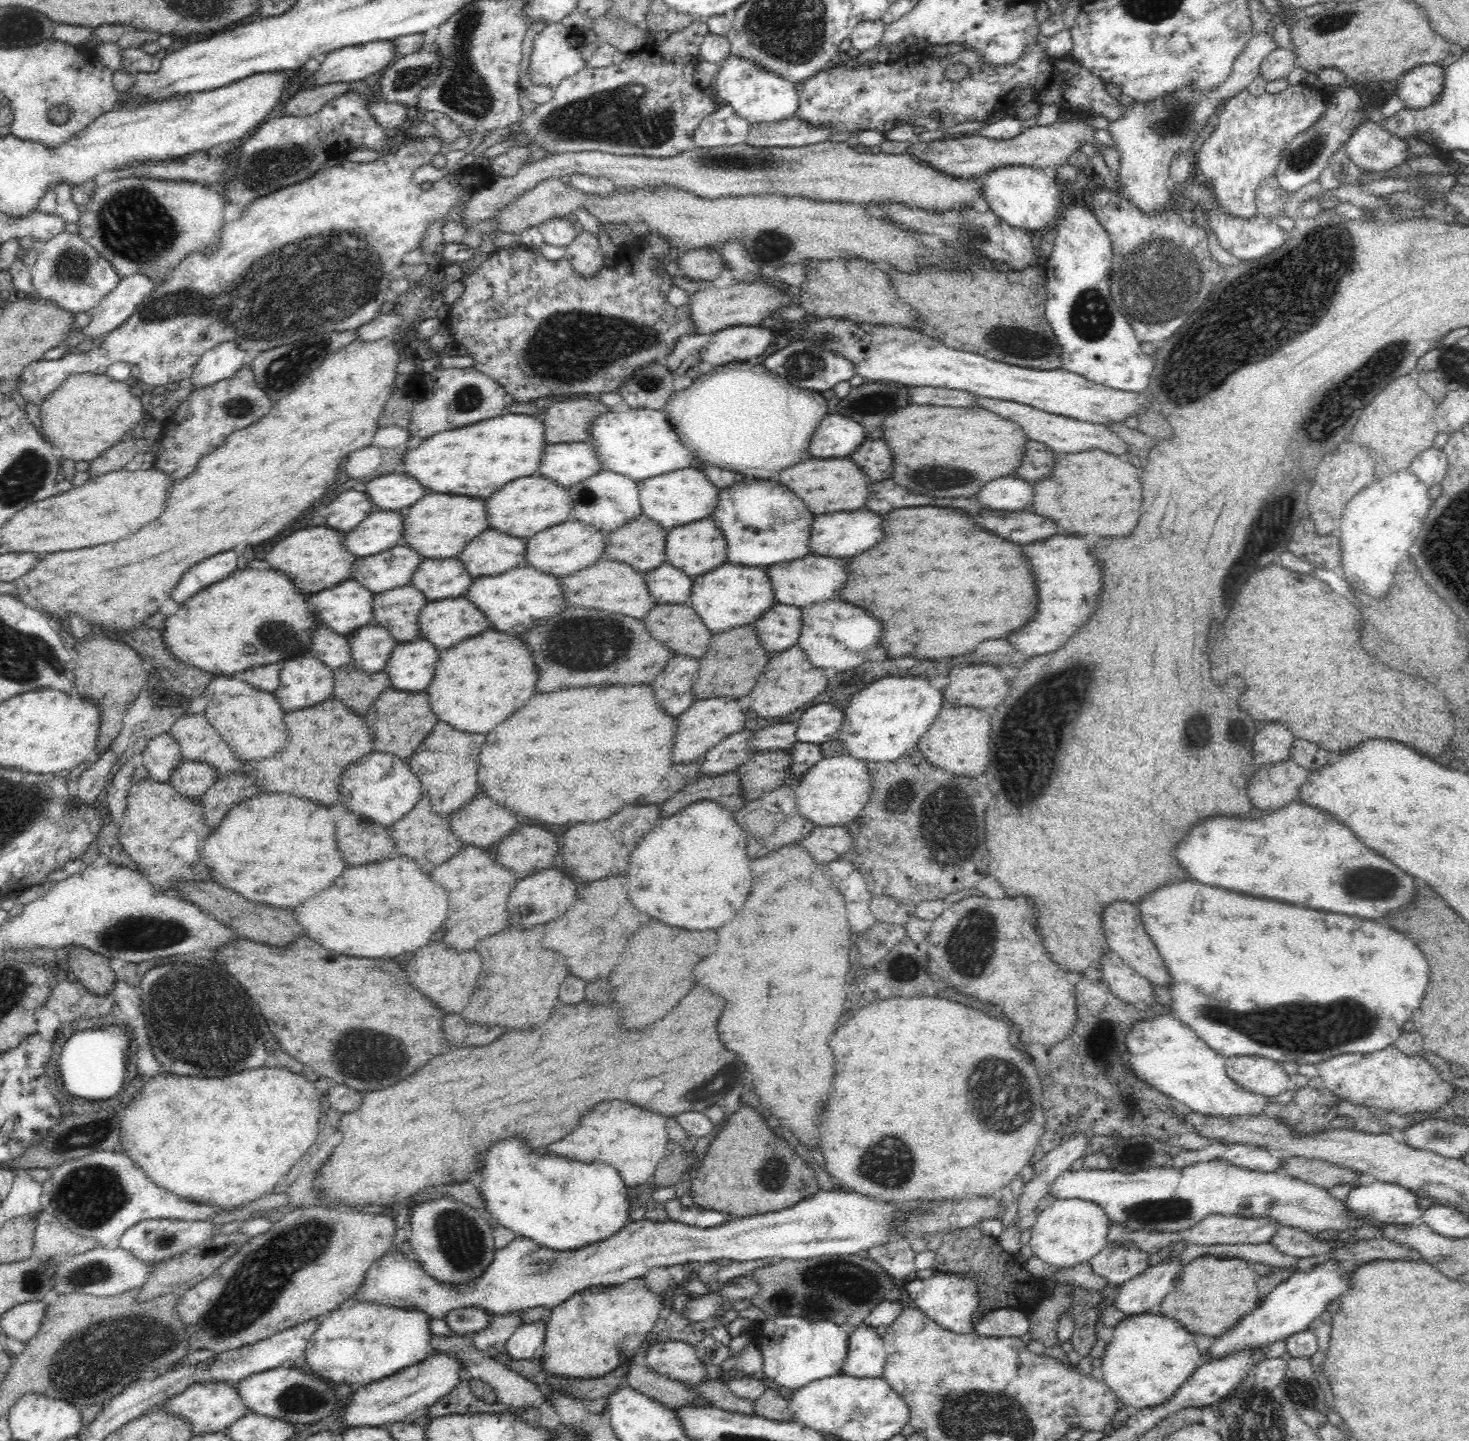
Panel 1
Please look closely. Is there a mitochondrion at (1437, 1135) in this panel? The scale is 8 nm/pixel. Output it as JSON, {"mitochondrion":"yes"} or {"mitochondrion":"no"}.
{"mitochondrion":"yes"}

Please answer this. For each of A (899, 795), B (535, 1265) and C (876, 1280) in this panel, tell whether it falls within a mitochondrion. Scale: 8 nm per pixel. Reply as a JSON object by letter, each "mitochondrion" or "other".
{"A":"mitochondrion","B":"mitochondrion","C":"mitochondrion"}

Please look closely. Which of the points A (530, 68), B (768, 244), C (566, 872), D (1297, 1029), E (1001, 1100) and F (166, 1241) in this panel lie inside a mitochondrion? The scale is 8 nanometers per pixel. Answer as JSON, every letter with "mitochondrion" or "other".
{"A":"other","B":"mitochondrion","C":"other","D":"mitochondrion","E":"mitochondrion","F":"mitochondrion"}

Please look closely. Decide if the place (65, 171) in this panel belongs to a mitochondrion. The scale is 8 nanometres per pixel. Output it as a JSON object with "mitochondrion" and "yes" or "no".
{"mitochondrion":"no"}

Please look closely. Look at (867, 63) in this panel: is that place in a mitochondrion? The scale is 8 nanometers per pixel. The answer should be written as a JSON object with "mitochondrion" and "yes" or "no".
{"mitochondrion":"no"}

